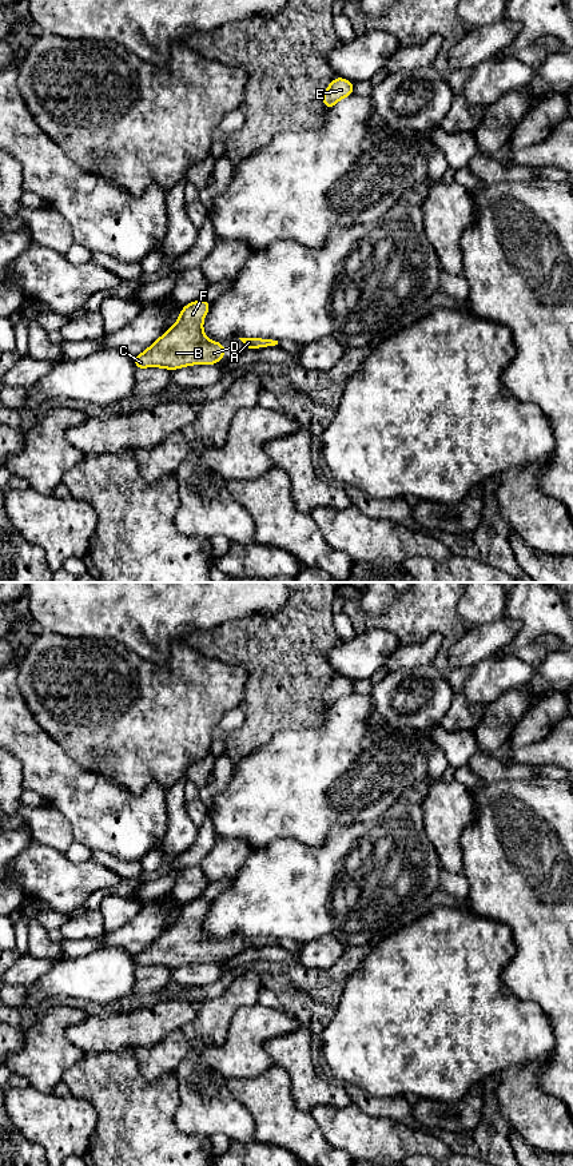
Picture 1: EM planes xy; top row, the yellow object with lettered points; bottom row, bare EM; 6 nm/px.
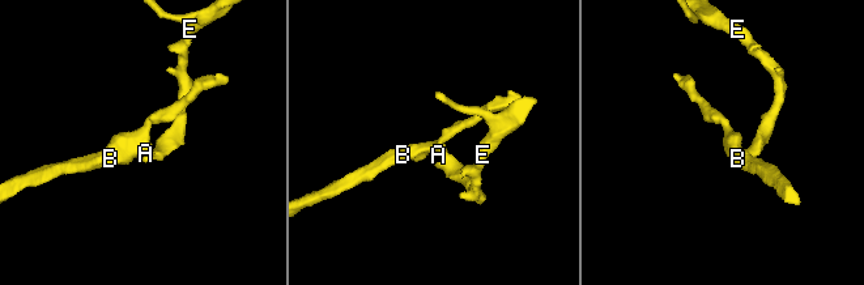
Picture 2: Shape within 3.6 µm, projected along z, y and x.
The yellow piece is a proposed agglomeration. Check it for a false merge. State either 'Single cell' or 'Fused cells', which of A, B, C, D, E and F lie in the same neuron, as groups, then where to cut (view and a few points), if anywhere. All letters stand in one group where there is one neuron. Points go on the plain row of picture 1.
Single cell. Groups: A B C D E F. No split

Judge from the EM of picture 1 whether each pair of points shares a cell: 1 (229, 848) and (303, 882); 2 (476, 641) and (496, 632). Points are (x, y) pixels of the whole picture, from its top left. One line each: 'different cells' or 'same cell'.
1: different cells
2: same cell

